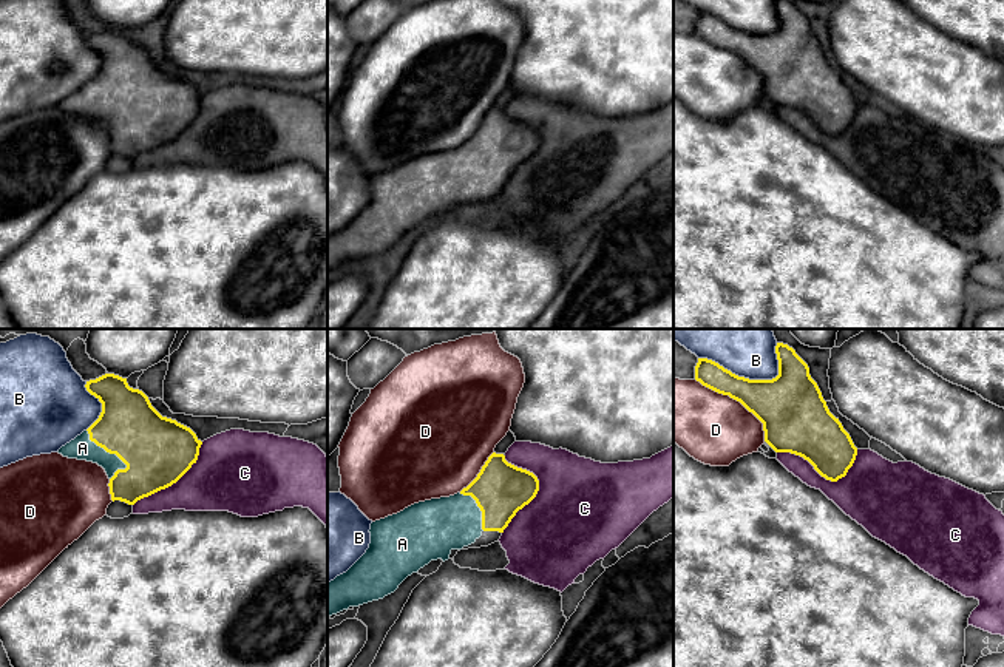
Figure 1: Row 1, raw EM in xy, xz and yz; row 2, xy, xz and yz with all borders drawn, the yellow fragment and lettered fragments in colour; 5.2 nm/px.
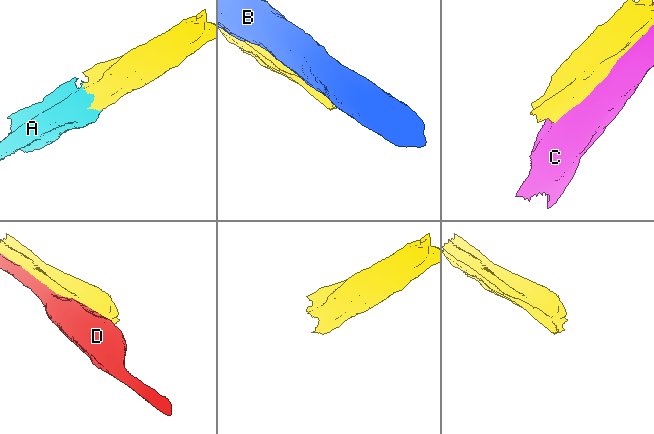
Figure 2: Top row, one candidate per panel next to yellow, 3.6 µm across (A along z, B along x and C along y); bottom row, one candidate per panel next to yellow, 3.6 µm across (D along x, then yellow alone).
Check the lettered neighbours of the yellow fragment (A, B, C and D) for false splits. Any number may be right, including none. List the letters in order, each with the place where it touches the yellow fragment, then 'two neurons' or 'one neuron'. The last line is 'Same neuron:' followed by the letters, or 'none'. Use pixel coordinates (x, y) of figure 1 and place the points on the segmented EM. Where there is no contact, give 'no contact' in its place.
A: contact xy (104, 448); one neuron
B: contact yz (737, 375); two neurons
C: contact yz (822, 476); two neurons
D: contact yz (737, 400); two neurons
Same neuron: A

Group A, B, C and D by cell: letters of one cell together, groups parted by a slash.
A / B / C / D

